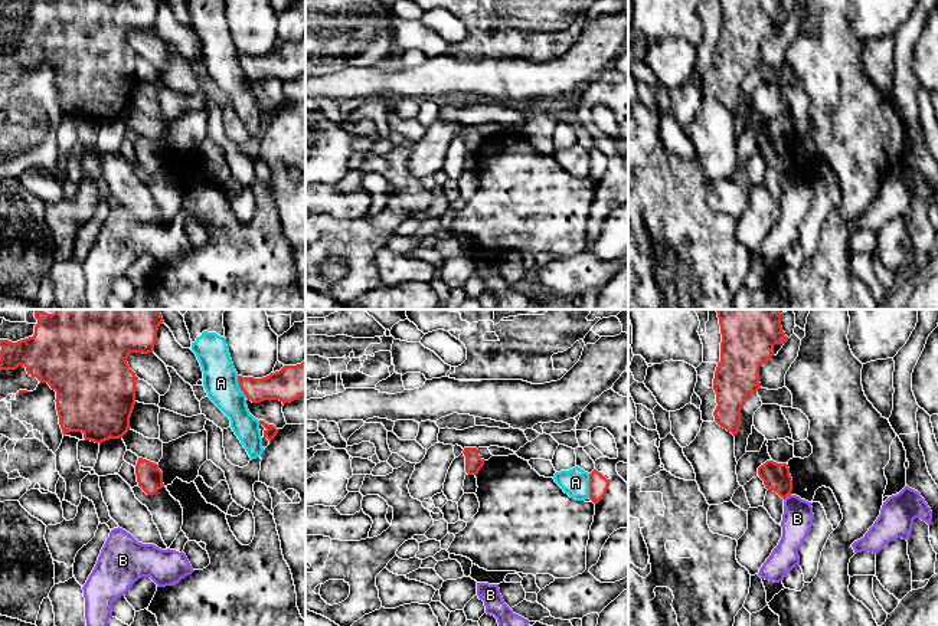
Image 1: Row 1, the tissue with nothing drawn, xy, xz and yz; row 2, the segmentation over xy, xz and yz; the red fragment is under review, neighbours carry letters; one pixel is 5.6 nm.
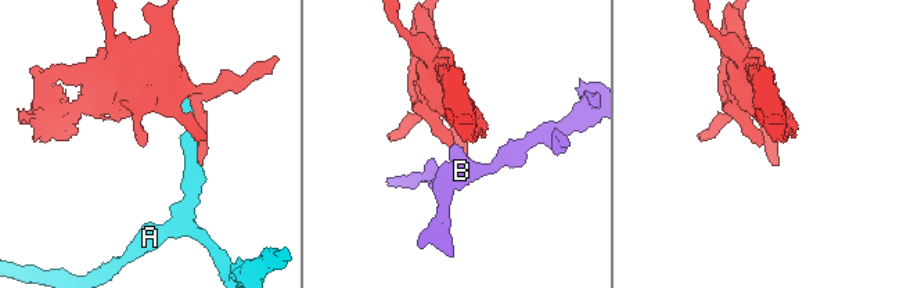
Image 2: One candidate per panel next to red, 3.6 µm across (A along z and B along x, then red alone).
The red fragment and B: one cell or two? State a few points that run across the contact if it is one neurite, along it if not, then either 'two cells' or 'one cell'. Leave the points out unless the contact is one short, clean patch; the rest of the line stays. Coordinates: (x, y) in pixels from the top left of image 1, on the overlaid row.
line yz (790, 494), (783, 498); two cells

